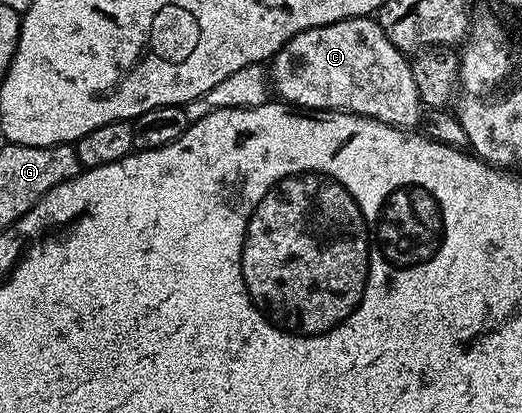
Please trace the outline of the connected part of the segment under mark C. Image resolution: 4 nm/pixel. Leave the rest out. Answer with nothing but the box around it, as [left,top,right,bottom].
[268,17,423,128]

